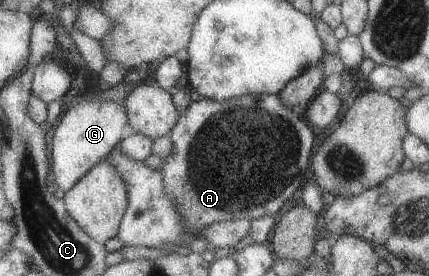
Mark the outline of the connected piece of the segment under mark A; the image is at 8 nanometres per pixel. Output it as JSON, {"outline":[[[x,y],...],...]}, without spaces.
{"outline":[[[277,94],[191,102],[169,132],[171,151],[160,165],[162,191],[180,211],[186,233],[198,233],[206,225],[232,219],[277,217],[284,202],[299,189],[315,135],[315,130],[285,107]]]}

